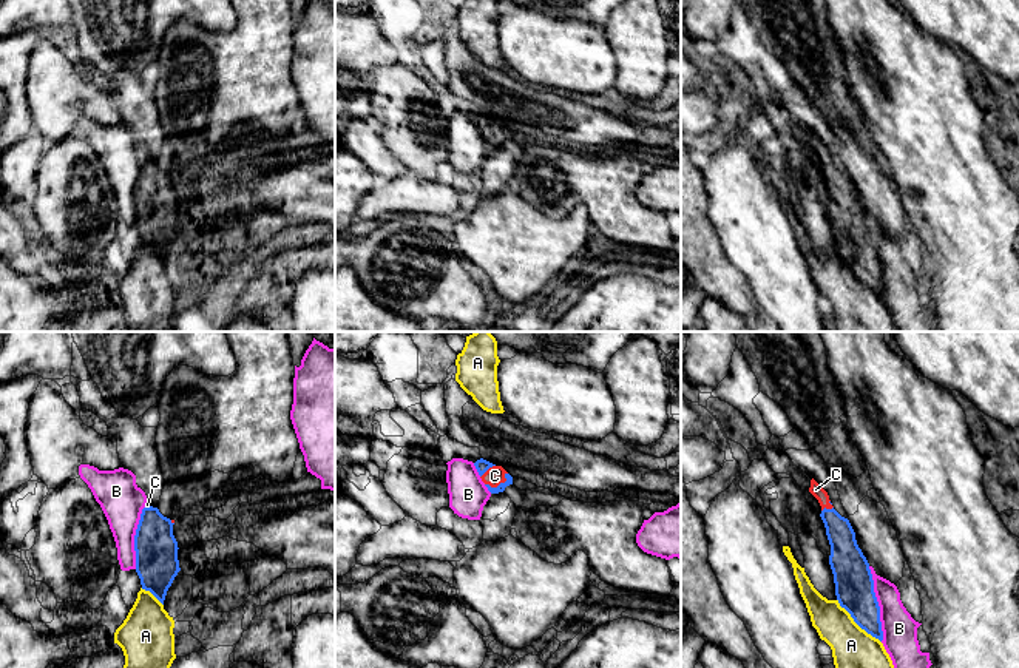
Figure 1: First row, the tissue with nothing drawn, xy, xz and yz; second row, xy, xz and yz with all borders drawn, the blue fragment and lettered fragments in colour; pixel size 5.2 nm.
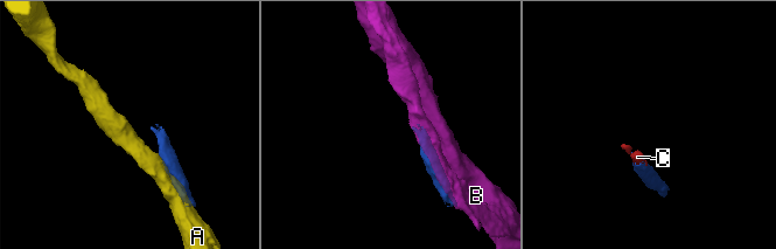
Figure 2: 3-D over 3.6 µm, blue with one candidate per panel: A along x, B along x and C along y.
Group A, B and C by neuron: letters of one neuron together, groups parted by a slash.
A / B / C

